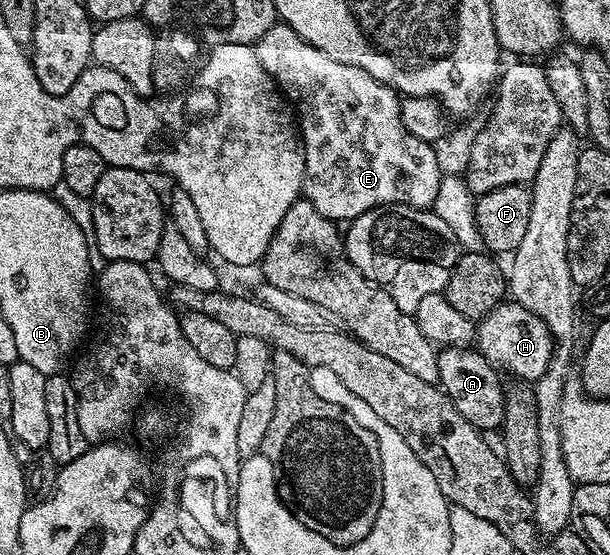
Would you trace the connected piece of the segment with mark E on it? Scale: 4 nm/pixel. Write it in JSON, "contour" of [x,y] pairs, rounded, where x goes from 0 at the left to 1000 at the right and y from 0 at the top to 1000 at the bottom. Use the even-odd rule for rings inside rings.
{"contour":[[[462,41],[441,49],[415,86],[421,106],[428,106],[428,121],[451,144],[487,205],[500,279],[495,353],[526,387],[551,402],[574,402],[616,369],[679,369],[684,377],[711,371],[723,324],[715,263],[667,238],[654,205],[656,169],[611,146],[605,128],[592,128],[592,121],[539,106],[533,92],[520,92],[487,56]]]}

